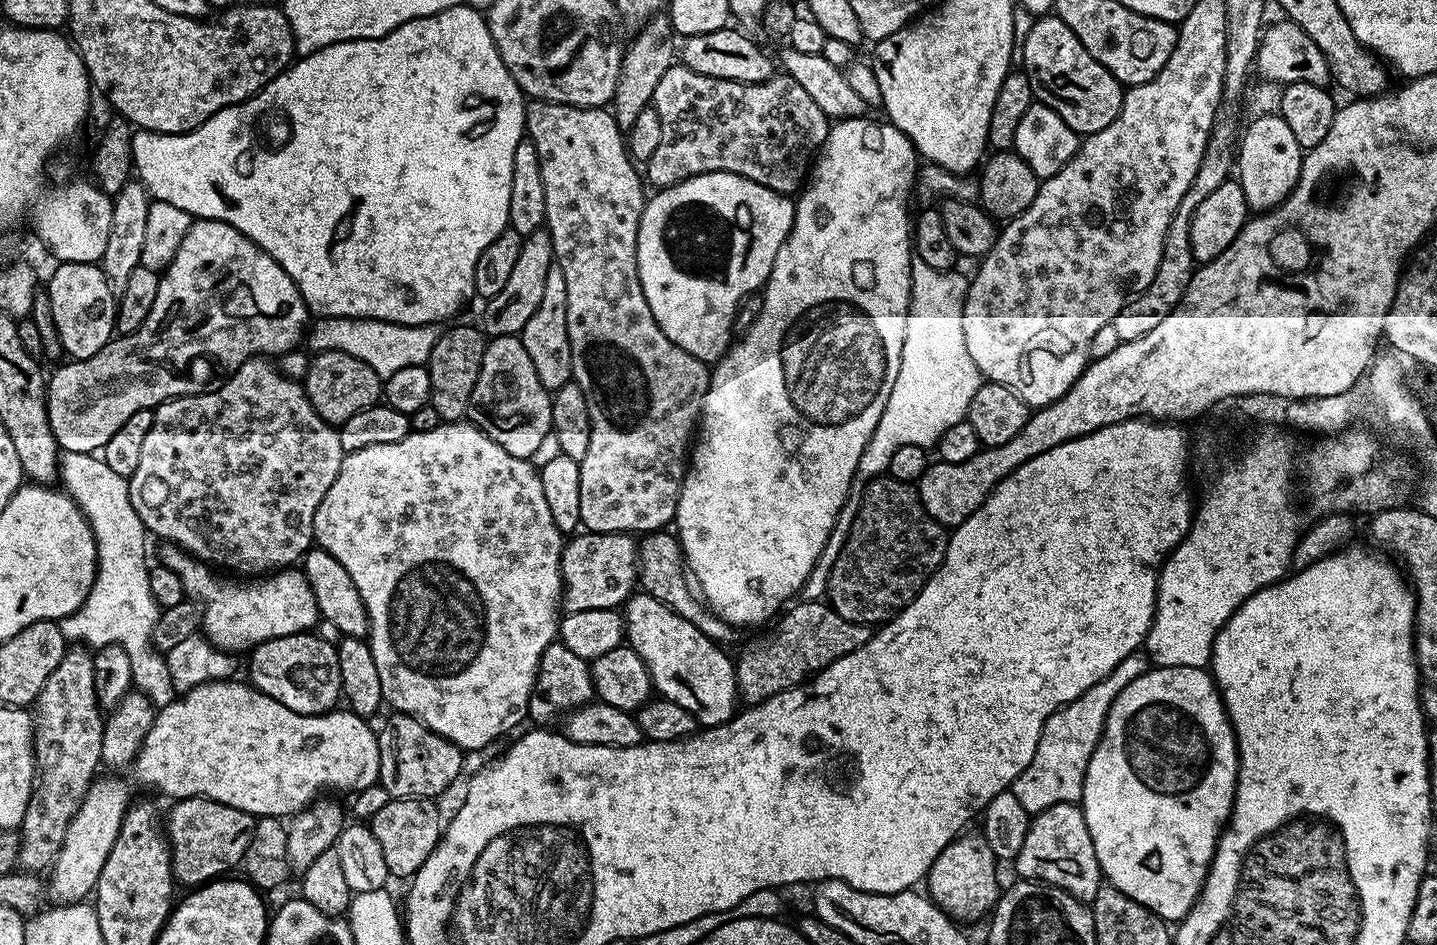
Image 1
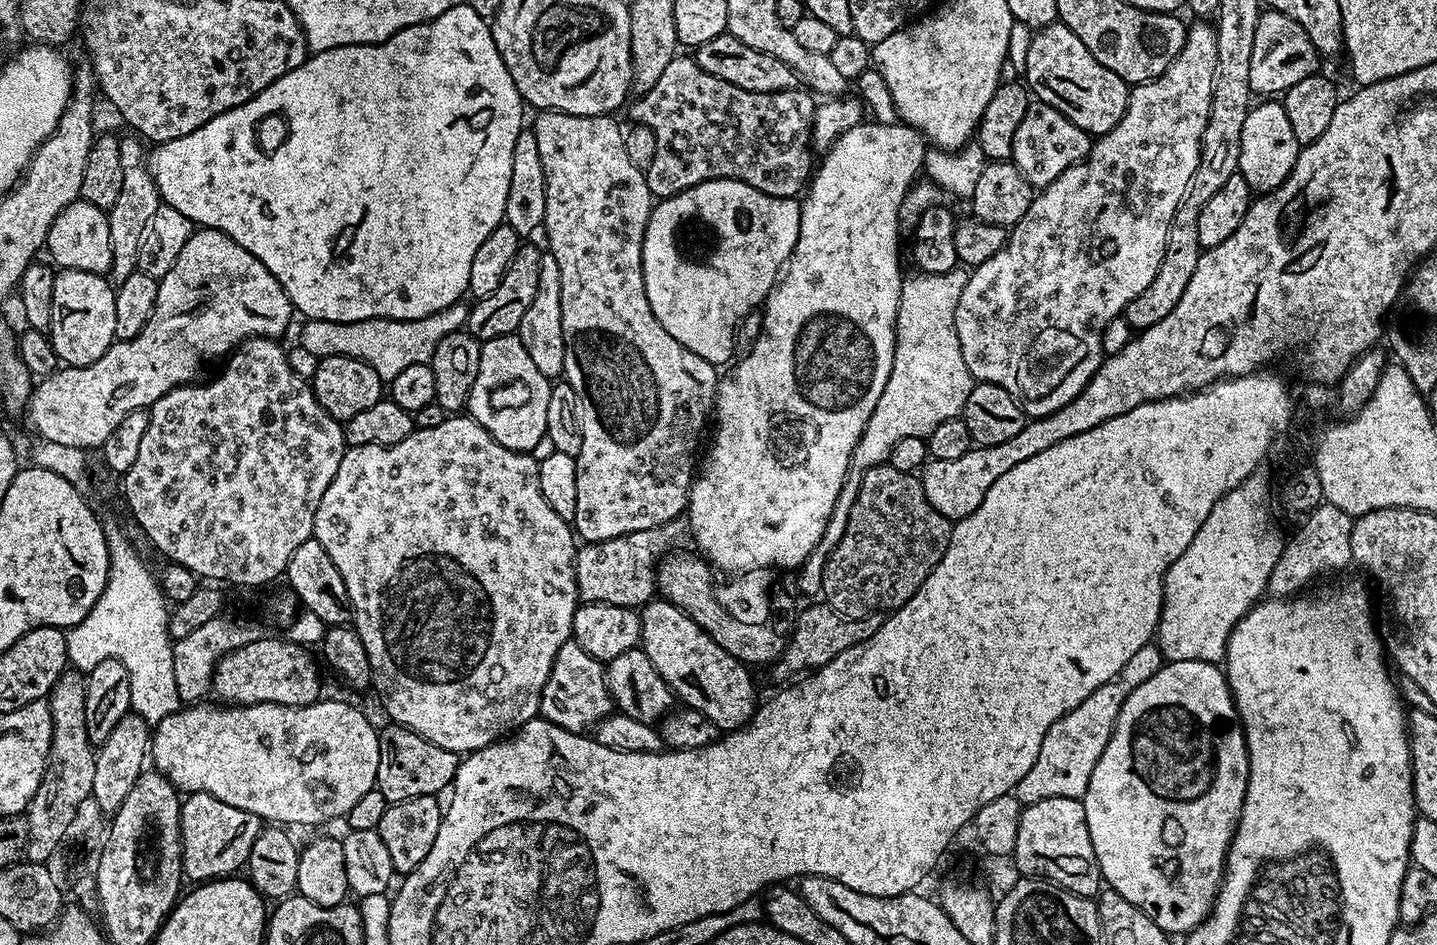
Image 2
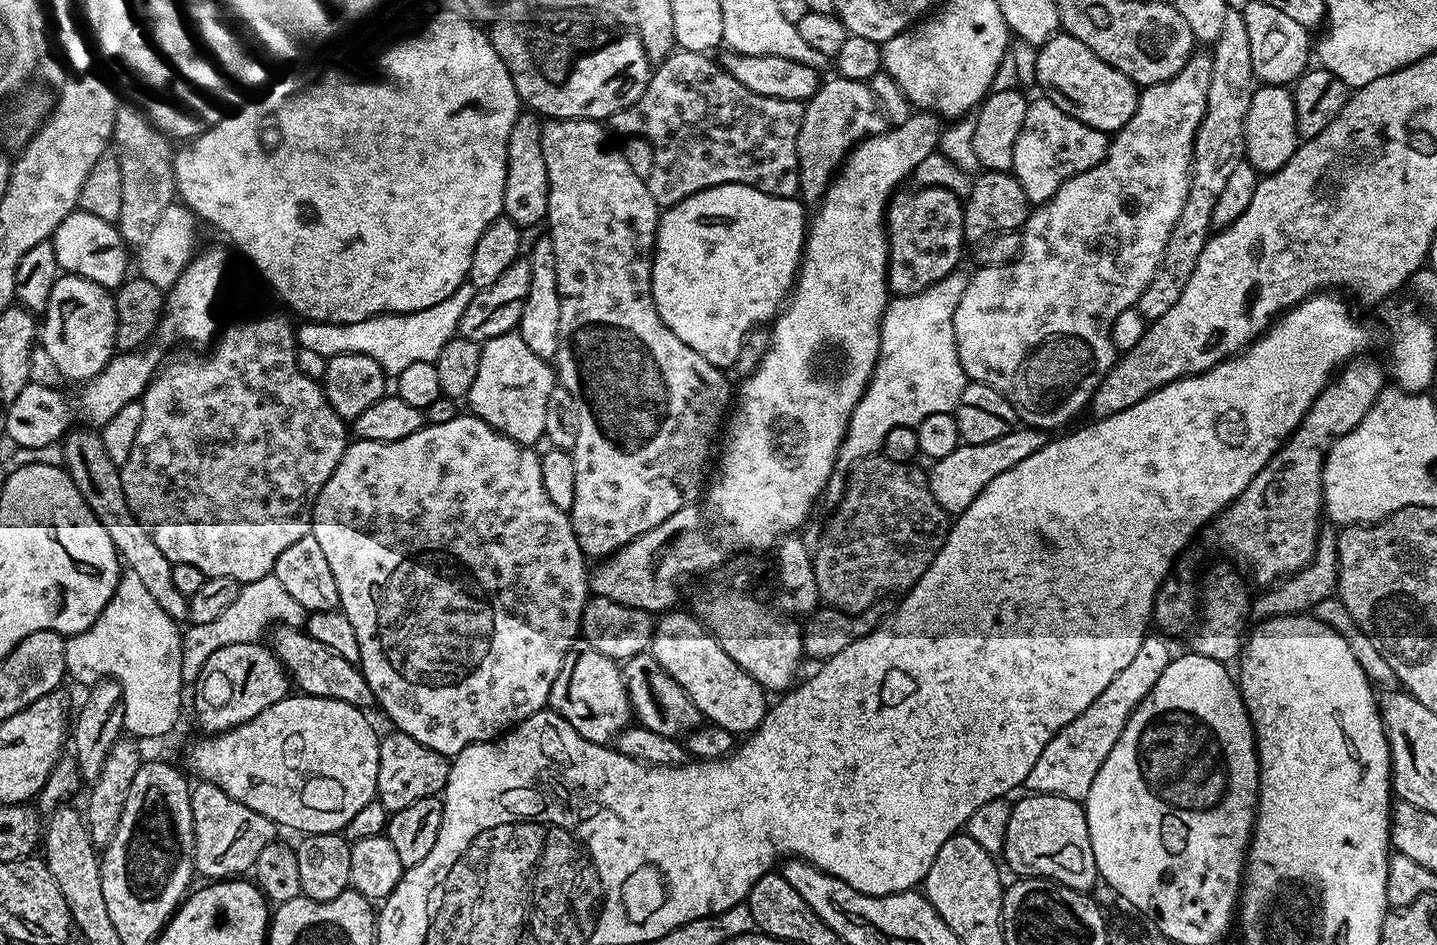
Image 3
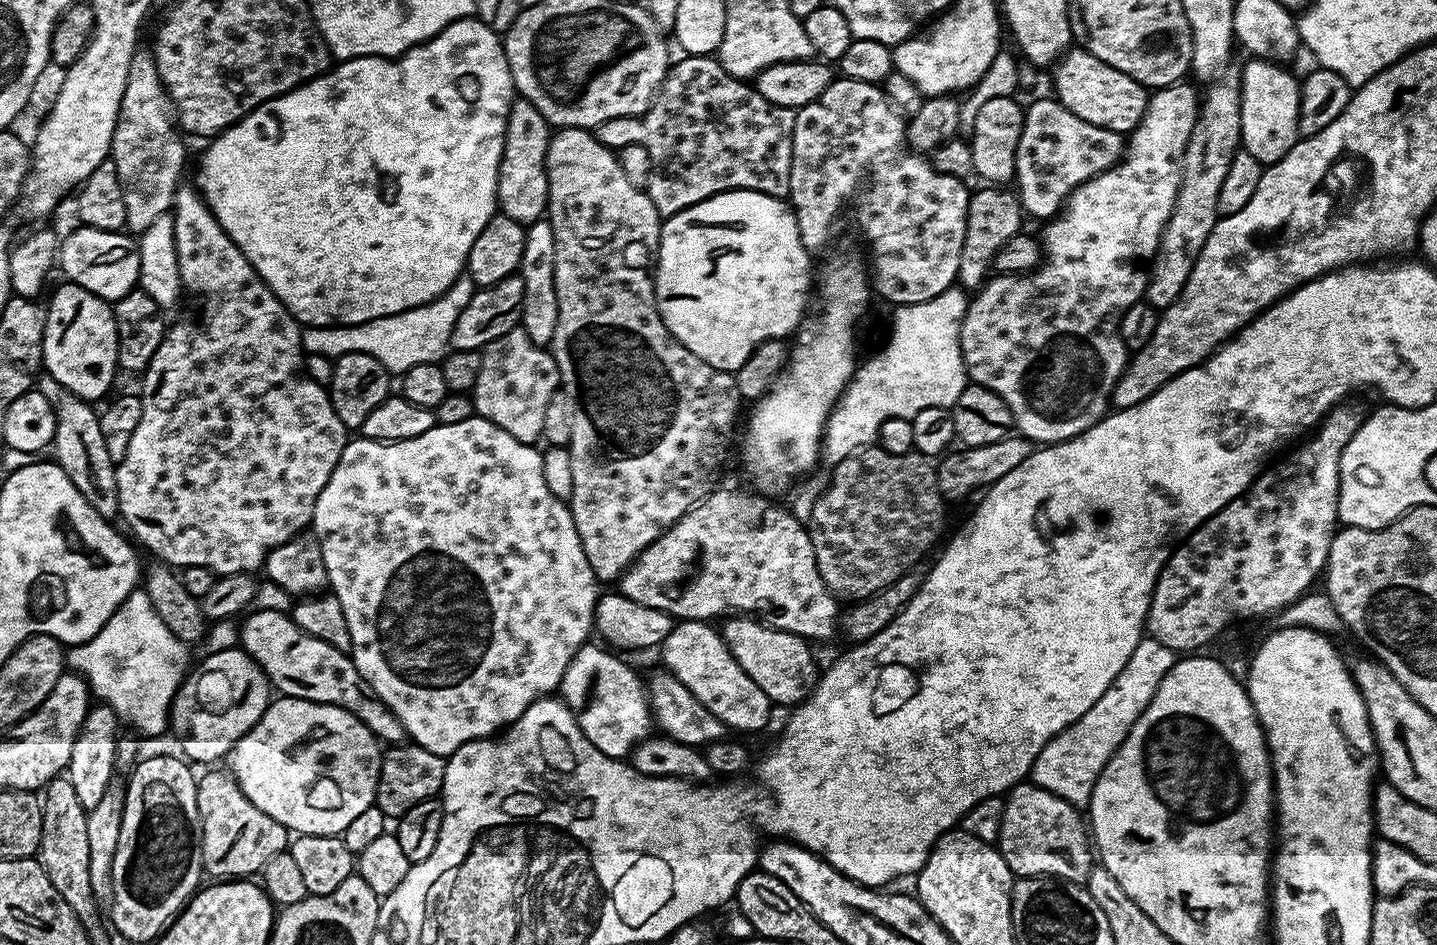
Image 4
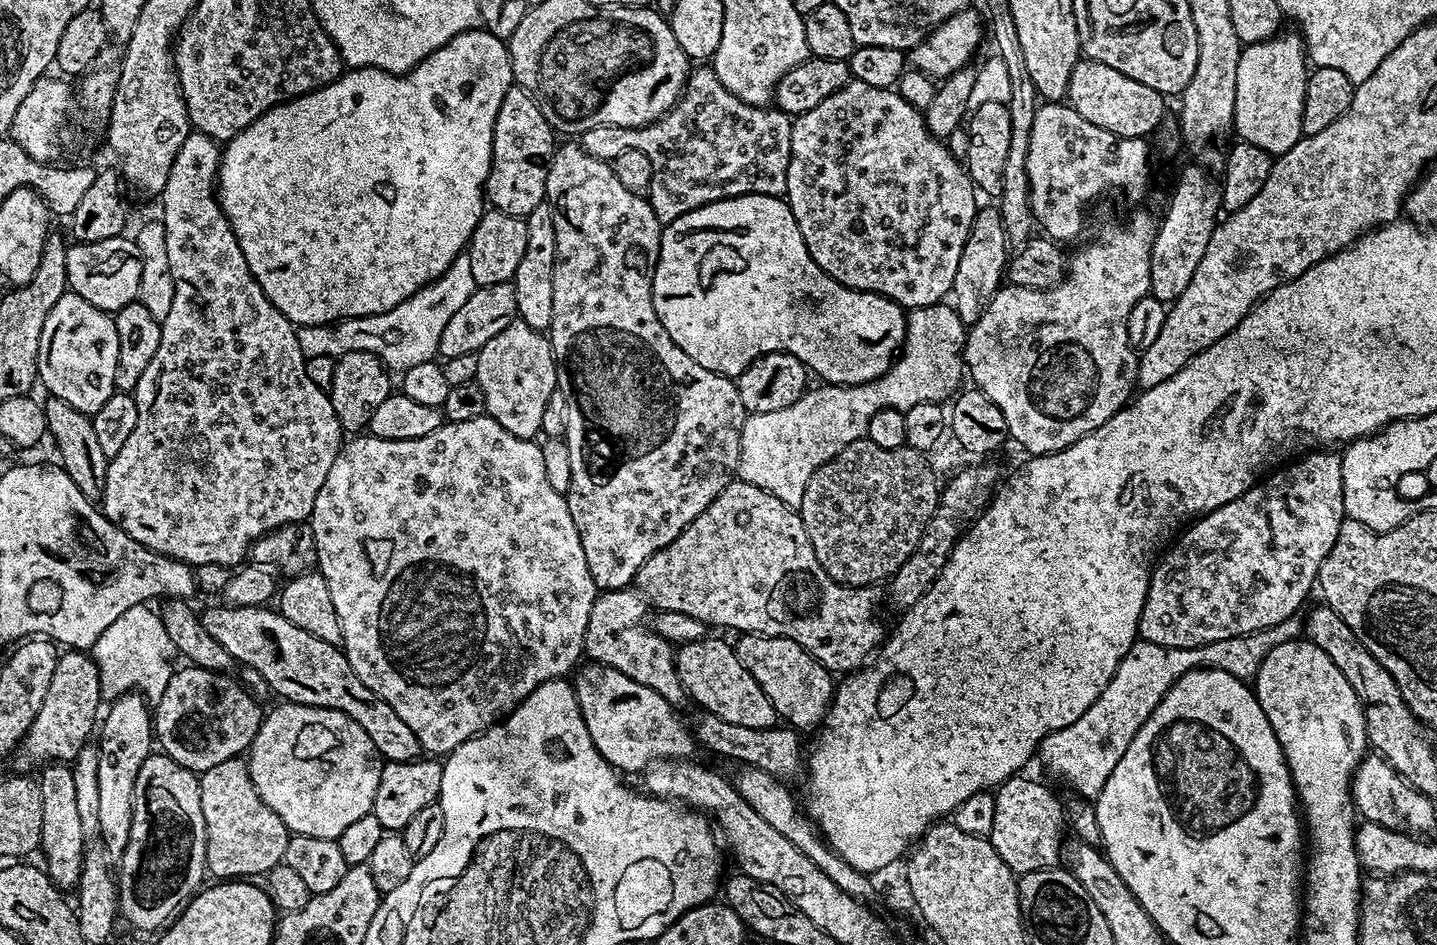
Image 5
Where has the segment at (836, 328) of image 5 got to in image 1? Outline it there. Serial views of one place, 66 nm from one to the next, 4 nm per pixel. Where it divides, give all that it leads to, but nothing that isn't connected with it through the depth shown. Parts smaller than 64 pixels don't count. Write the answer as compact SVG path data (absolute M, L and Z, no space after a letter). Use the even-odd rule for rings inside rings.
M729 172L698 174L692 176L689 180L680 180L669 188L659 189L652 195L647 197L642 210L642 218L638 226L638 242L636 243L636 265L638 266L638 278L642 286L642 294L650 306L662 334L666 334L666 338L670 338L670 342L674 342L674 346L686 350L686 354L698 358L703 364L715 365L716 361L724 357L725 352L733 343L732 323L745 296L749 292L760 292L764 285L768 283L774 266L774 258L778 258L778 250L782 250L782 246L792 229L794 214L796 213L793 197L782 192L775 192L758 182L747 180L738 174L730 174Z

